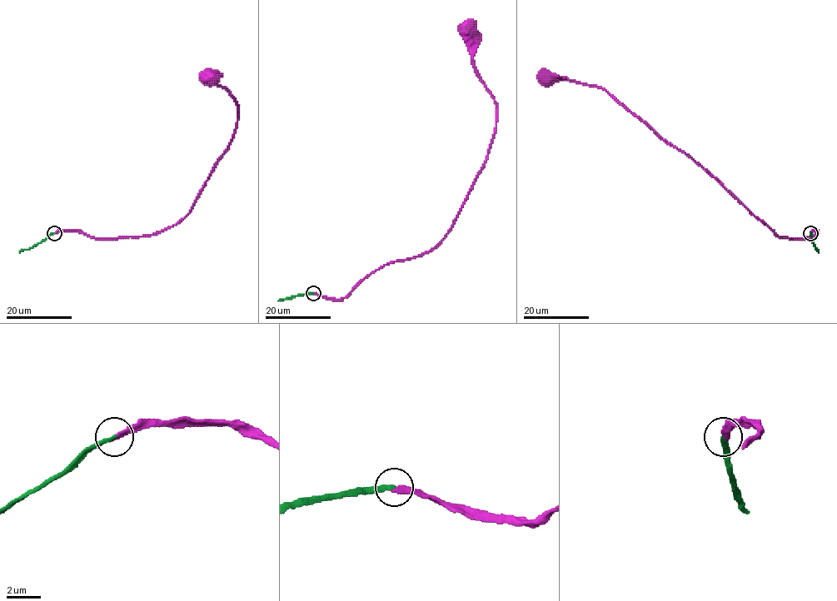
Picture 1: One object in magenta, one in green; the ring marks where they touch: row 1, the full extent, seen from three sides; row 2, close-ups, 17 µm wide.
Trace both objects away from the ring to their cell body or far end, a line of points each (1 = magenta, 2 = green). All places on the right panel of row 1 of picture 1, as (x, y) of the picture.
1: (810, 232), (817, 230), (809, 237), (776, 234), (704, 168), (665, 141), (604, 89), (565, 80), (546, 80)
2: (810, 232), (814, 246), (819, 252)

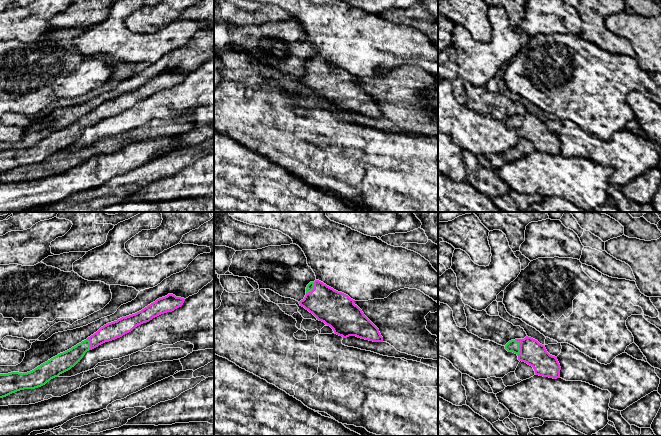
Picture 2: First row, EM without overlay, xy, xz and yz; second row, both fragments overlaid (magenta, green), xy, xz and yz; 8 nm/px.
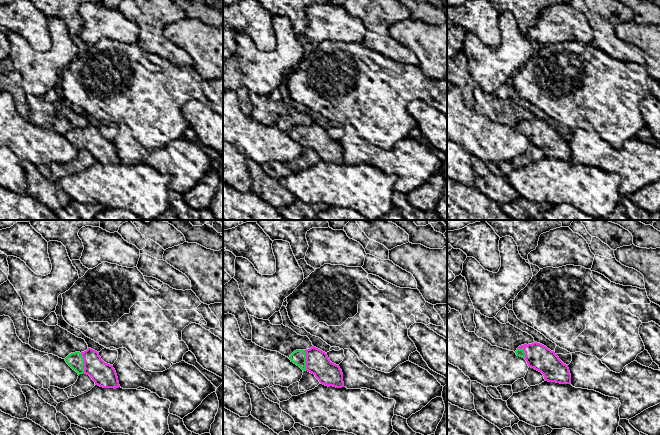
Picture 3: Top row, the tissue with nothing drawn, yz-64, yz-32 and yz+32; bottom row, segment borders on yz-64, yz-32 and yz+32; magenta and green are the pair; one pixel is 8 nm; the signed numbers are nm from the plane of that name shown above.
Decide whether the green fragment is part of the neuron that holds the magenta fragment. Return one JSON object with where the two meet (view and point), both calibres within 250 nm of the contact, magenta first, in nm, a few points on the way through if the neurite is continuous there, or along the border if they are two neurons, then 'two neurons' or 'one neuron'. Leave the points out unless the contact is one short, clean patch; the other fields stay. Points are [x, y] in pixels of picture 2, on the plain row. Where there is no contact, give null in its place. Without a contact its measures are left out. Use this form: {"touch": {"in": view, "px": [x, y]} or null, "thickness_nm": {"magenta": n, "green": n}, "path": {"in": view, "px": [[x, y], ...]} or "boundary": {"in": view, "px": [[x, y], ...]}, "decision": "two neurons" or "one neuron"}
{"touch": {"in": "yz", "px": [519, 123]}, "thickness_nm": {"magenta": 200, "green": 100}, "decision": "one neuron"}

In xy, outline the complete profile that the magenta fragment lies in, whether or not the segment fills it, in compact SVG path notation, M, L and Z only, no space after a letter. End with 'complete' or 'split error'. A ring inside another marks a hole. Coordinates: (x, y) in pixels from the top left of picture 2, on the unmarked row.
M168 70L141 87L108 99L71 125L58 130L27 149L0 150L0 174L24 165L35 165L74 143L89 126L131 108L153 94L181 83L185 75Z | split error

